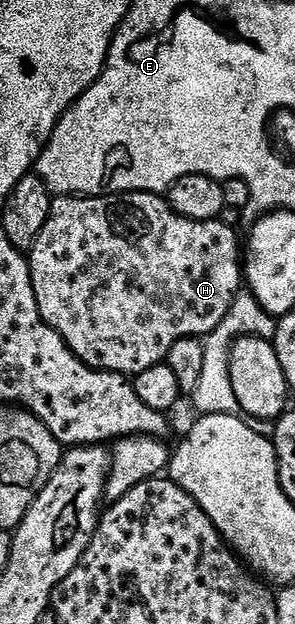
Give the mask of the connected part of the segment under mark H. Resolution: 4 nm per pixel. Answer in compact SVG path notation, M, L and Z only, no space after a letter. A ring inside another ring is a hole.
M127 191L120 195L96 195L83 197L80 195L63 195L55 198L50 205L50 216L40 229L40 237L36 237L34 246L28 252L30 260L30 276L32 289L36 293L36 305L40 309L40 317L72 349L80 361L98 371L115 371L118 375L133 377L144 373L144 369L152 369L152 365L166 362L166 354L181 339L205 337L224 321L224 313L232 309L232 301L239 298L244 287L244 255L240 250L240 239L221 218L208 221L192 221L183 215L177 215L169 202L161 194L152 191Z

